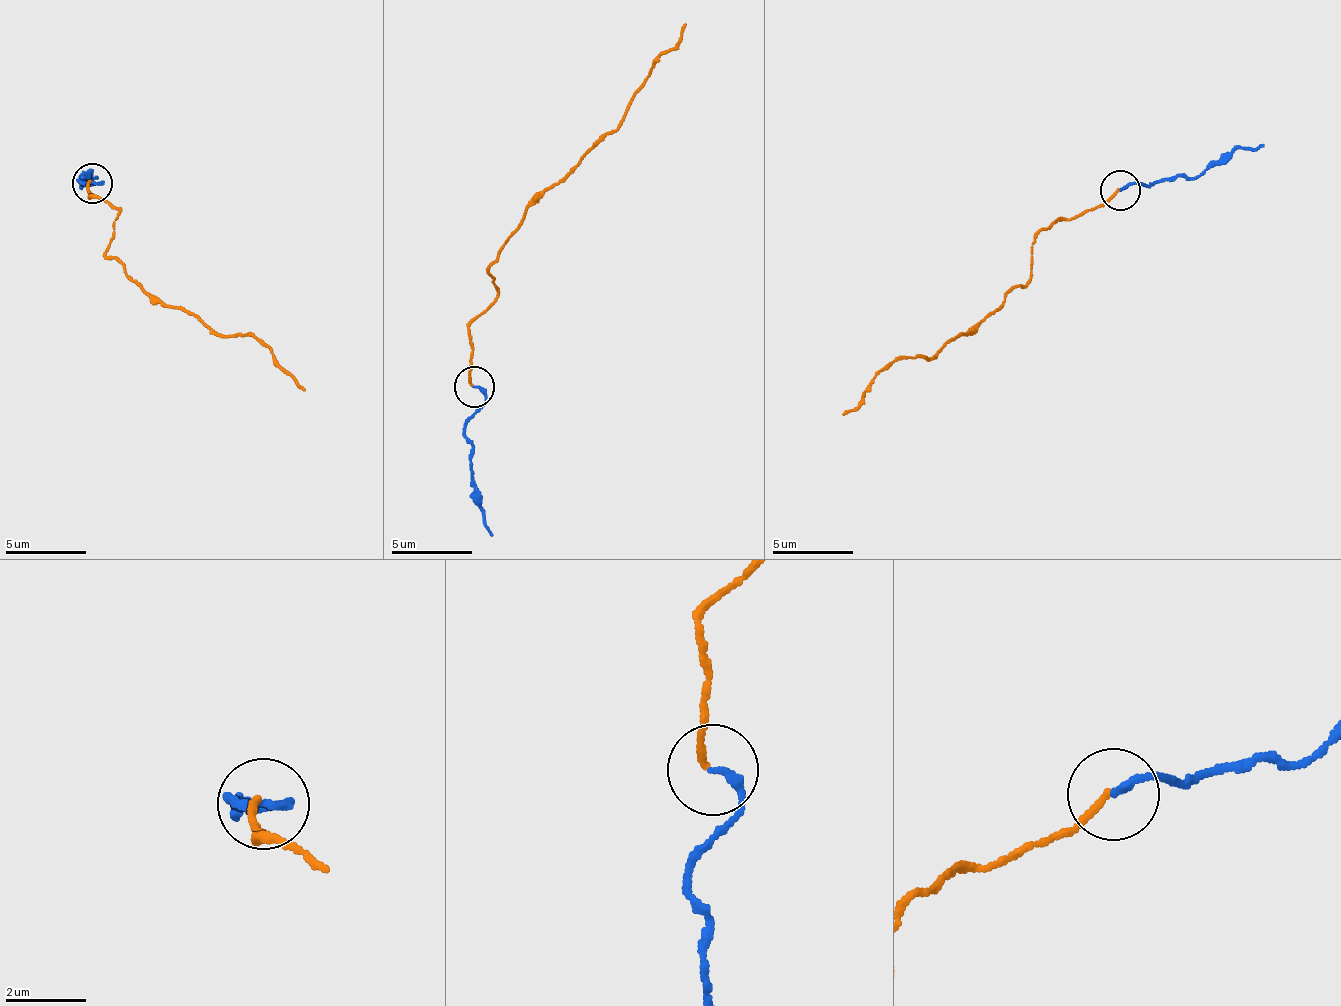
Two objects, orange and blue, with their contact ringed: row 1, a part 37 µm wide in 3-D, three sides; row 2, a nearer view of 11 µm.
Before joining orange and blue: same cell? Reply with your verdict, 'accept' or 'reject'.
accept

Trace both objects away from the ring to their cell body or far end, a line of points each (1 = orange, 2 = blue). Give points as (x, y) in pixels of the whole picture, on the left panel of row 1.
1: (89, 183), (88, 193), (97, 195), (120, 213), (105, 252), (139, 288), (223, 335), (248, 334), (304, 390)
2: (93, 184), (80, 182), (79, 185), (85, 183), (83, 189), (83, 181), (94, 173), (98, 176)

